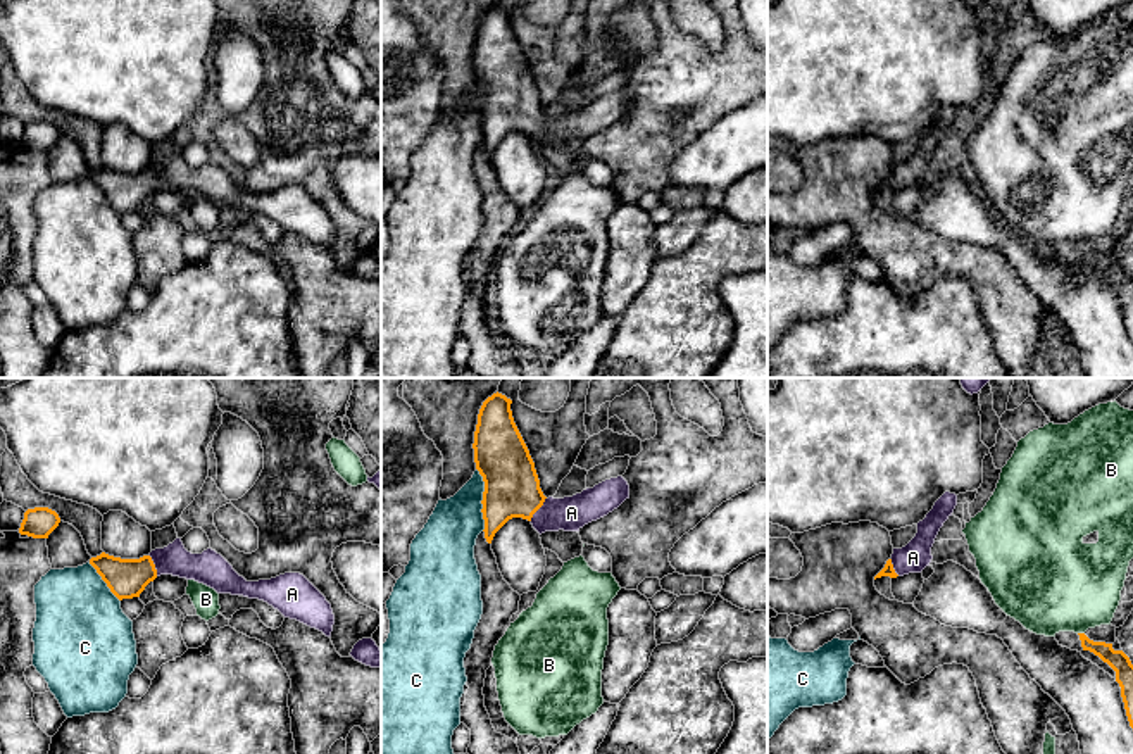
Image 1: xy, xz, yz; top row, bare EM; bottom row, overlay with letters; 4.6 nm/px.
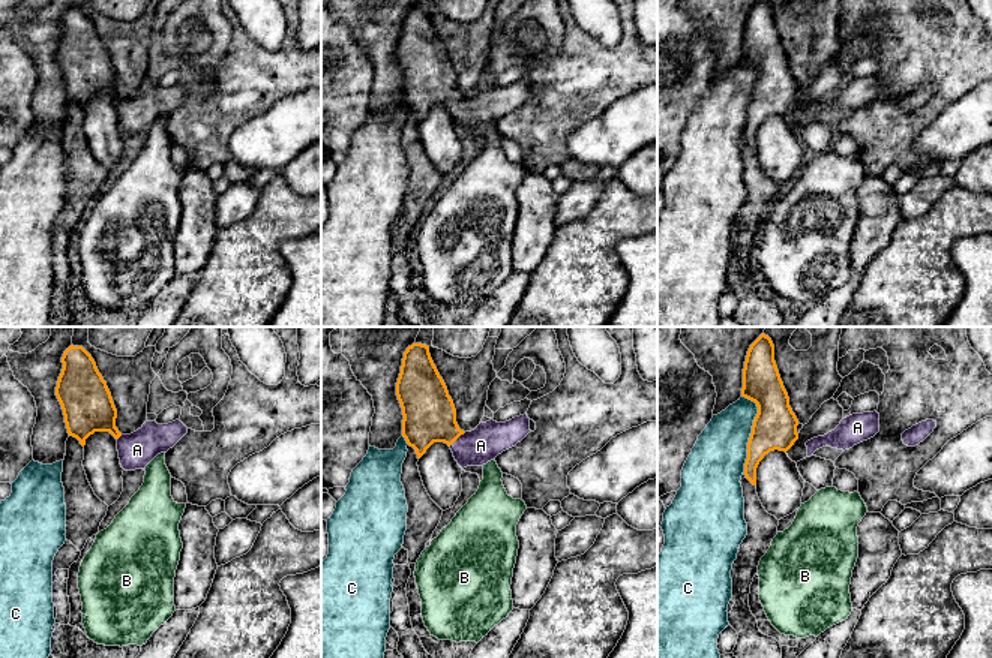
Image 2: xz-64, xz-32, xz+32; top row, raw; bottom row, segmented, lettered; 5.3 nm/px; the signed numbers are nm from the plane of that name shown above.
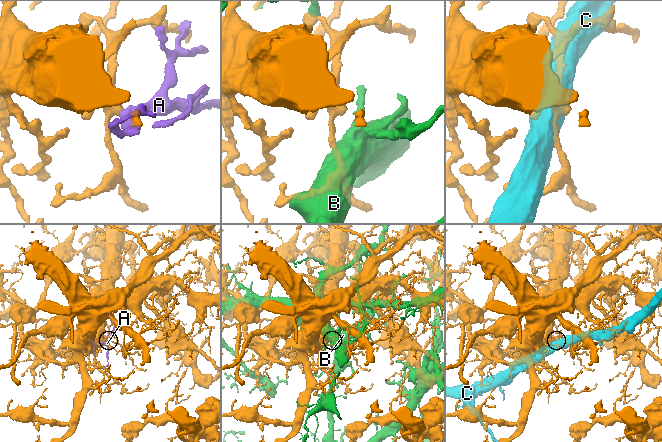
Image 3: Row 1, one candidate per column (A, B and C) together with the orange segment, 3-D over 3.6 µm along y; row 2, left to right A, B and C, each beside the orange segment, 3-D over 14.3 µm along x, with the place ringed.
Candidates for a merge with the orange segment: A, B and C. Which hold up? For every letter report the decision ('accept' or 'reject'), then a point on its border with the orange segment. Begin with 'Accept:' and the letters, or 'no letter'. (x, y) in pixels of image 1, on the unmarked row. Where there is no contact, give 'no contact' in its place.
Accept: A
A: accept; meets orange in xz at (538, 121)
B: reject; meets orange in yz at (1082, 247)
C: reject; meets orange in xz at (483, 113)

